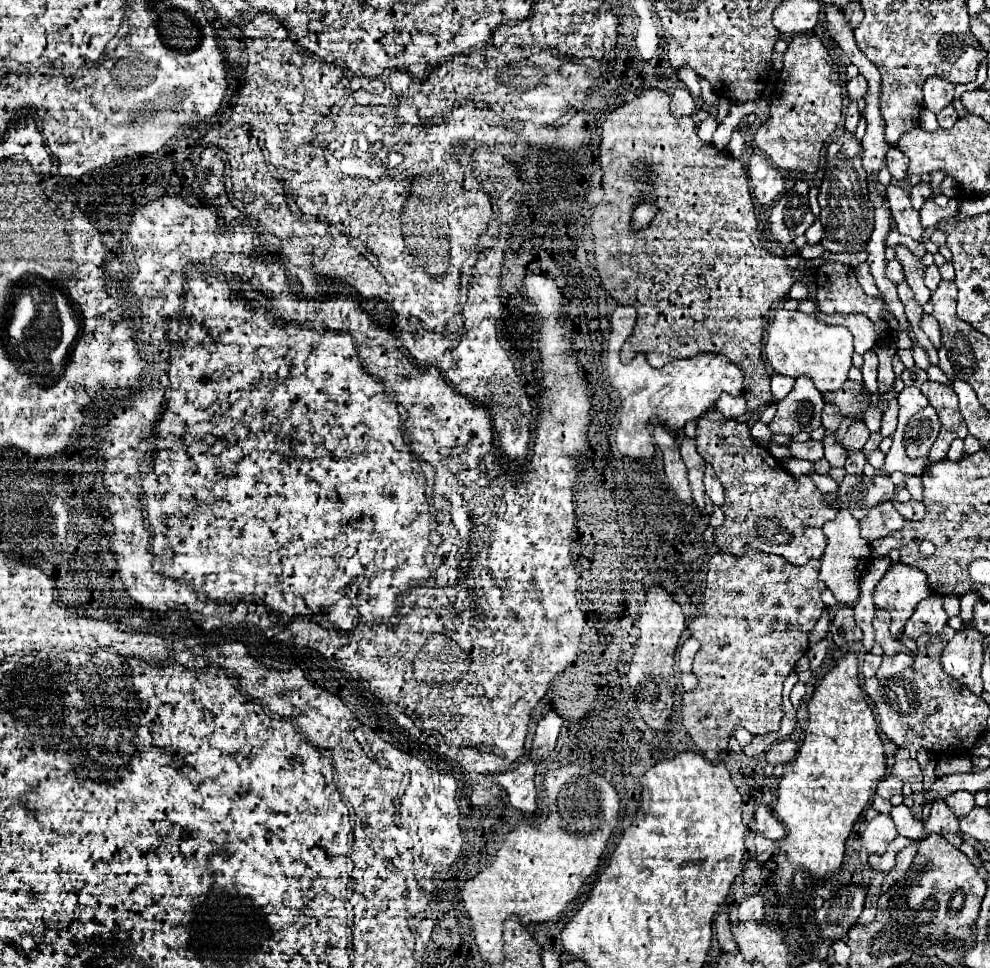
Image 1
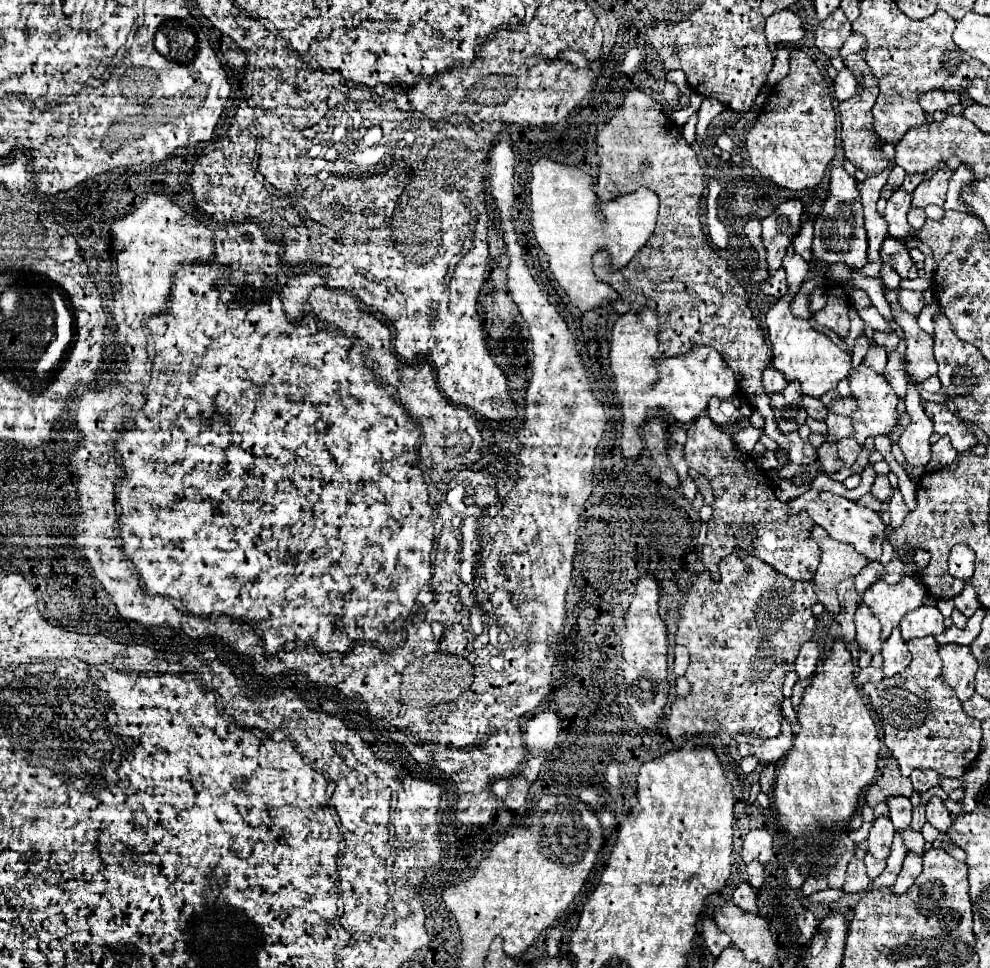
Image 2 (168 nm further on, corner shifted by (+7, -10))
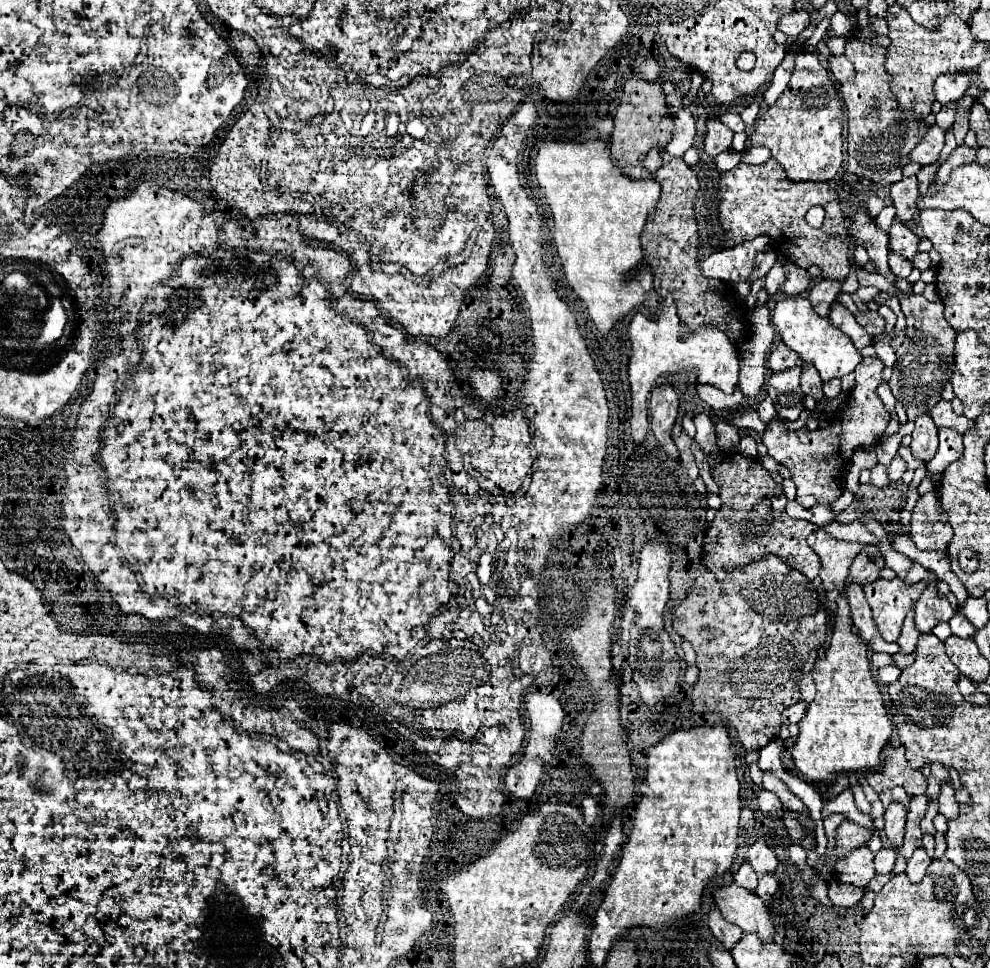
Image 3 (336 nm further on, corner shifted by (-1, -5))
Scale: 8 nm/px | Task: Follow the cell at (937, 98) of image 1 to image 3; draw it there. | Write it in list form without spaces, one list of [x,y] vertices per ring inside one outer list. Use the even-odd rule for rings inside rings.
[[[956,73],[956,75],[940,75],[934,83],[934,93],[936,93],[936,101],[946,105],[952,101],[958,101],[966,89],[968,89],[970,81],[966,73]]]

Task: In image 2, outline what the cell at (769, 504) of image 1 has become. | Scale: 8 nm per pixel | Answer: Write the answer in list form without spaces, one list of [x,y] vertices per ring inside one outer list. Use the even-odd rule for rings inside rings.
[[[708,416],[698,418],[688,430],[686,462],[690,468],[694,468],[702,476],[706,476],[714,488],[714,506],[712,506],[712,516],[708,520],[708,536],[704,542],[704,552],[702,552],[704,566],[710,570],[712,578],[720,576],[718,574],[718,562],[722,558],[726,558],[728,554],[736,554],[738,558],[758,556],[760,560],[768,562],[780,574],[784,574],[792,580],[812,580],[814,578],[816,566],[820,562],[820,548],[808,536],[808,532],[814,528],[812,518],[808,518],[808,514],[802,514],[802,512],[796,516],[790,516],[788,514],[788,502],[780,502],[774,496],[774,484],[766,476],[766,472],[756,468],[756,462],[750,454],[736,450],[732,438],[726,432],[718,430]]]

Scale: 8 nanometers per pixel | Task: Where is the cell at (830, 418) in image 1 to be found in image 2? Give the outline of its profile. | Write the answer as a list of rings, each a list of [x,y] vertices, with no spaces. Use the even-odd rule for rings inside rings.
[[[802,394],[802,406],[806,408],[806,412],[808,412],[808,416],[810,416],[810,418],[824,420],[824,418],[828,416],[826,406],[824,406],[818,398],[812,398],[812,396],[808,396],[808,394]]]

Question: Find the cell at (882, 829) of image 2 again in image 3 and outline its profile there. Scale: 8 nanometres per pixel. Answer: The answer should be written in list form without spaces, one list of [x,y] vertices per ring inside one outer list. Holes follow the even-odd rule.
[[[890,803],[884,813],[884,835],[888,845],[894,849],[902,845],[904,821],[906,821],[906,809],[900,803]]]

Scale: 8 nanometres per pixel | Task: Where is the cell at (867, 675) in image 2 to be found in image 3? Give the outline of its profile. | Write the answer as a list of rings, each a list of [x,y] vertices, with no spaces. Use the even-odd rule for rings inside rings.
[[[894,665],[882,667],[882,669],[878,669],[878,673],[876,673],[878,681],[882,681],[882,683],[890,683],[890,681],[896,681],[896,677],[898,677],[898,675],[900,675],[900,669],[898,669],[898,667],[894,667]]]

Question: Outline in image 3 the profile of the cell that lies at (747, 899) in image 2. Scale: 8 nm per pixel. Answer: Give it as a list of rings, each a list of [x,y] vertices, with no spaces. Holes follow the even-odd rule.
[[[742,863],[742,867],[738,869],[738,873],[734,875],[734,881],[738,885],[742,885],[744,889],[748,889],[750,893],[756,893],[756,873],[752,867],[748,867],[748,863]]]

